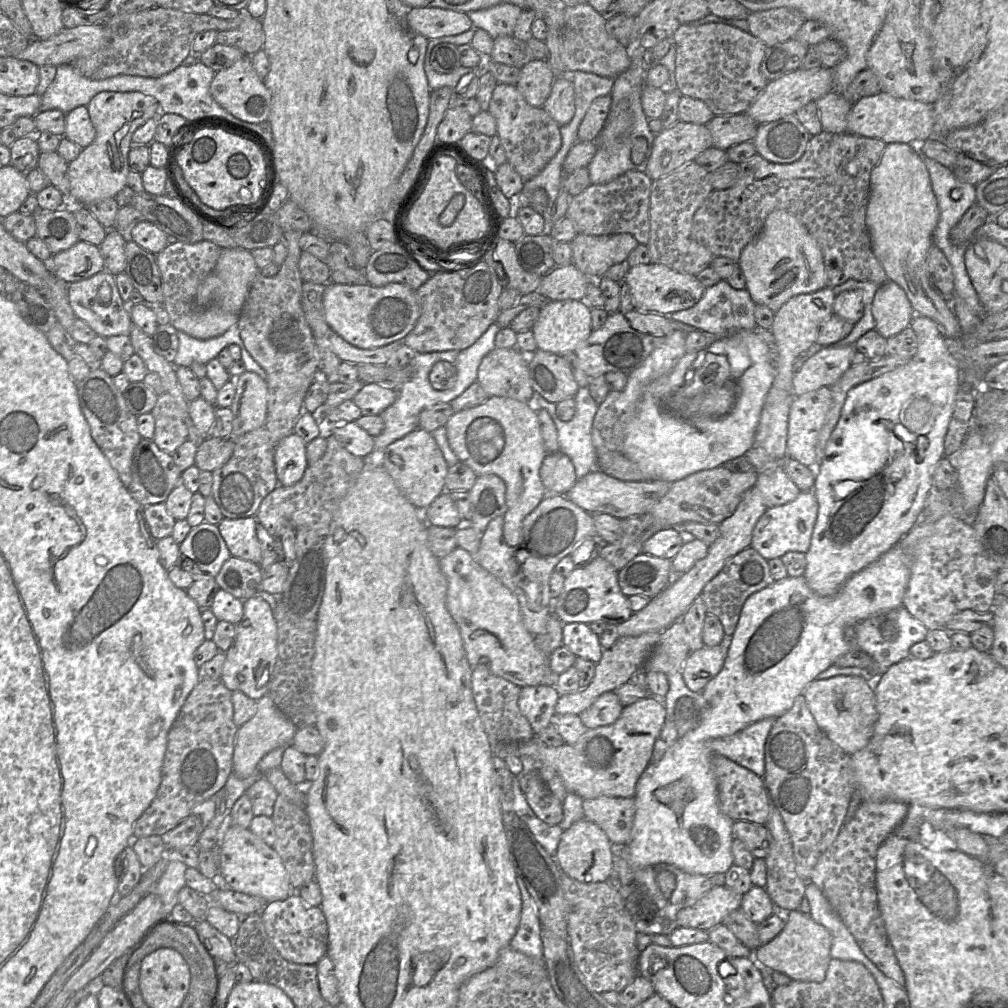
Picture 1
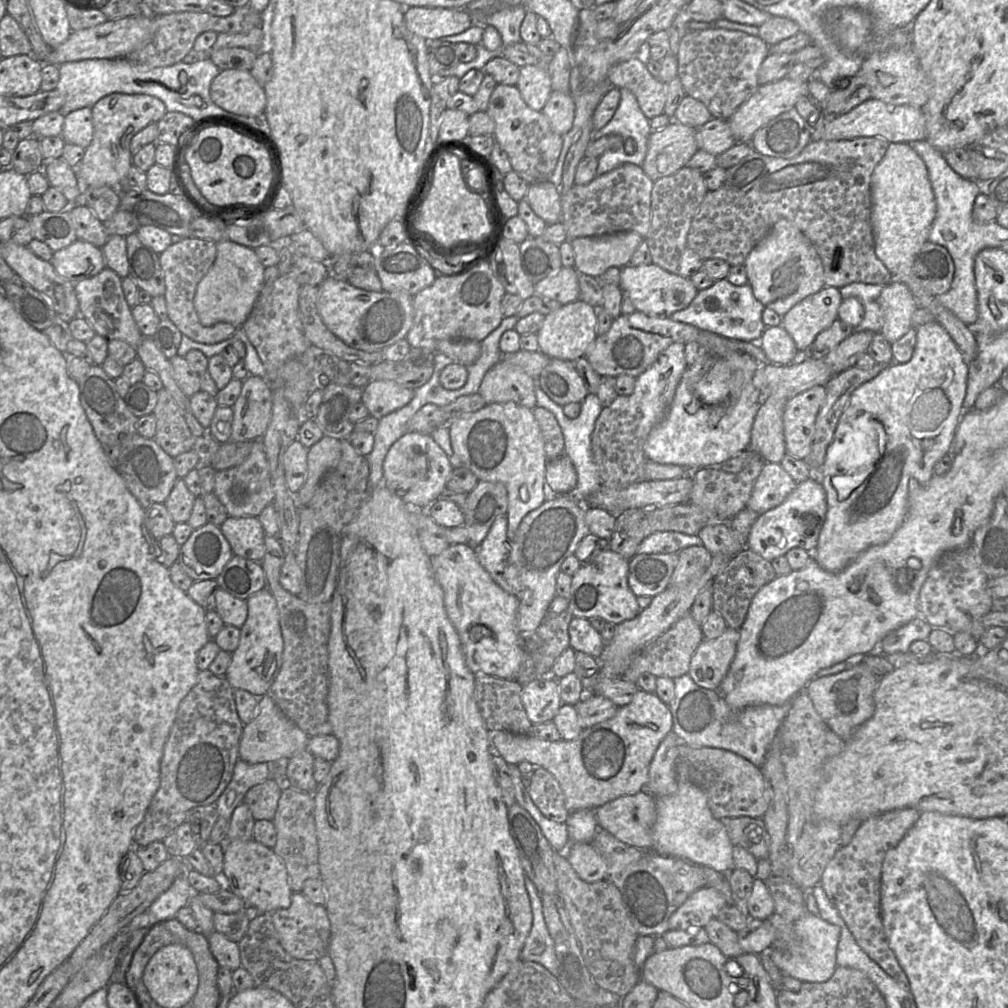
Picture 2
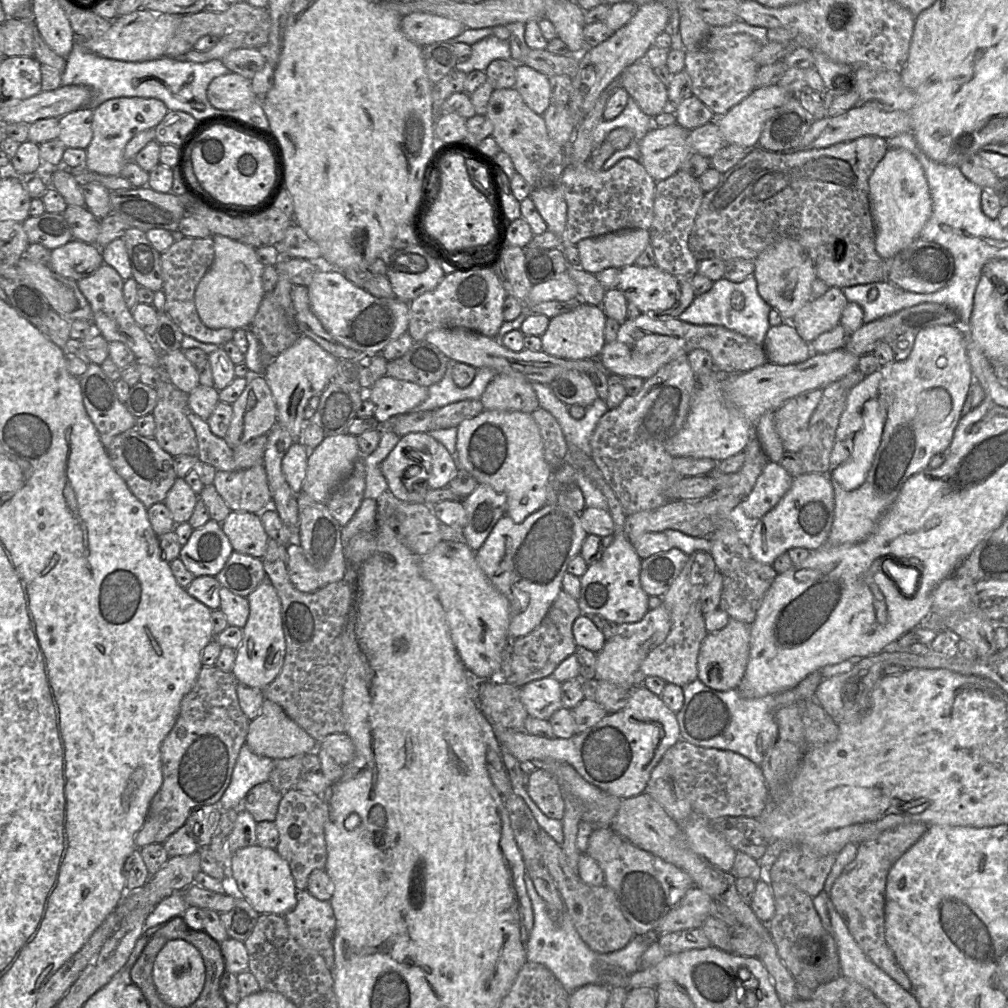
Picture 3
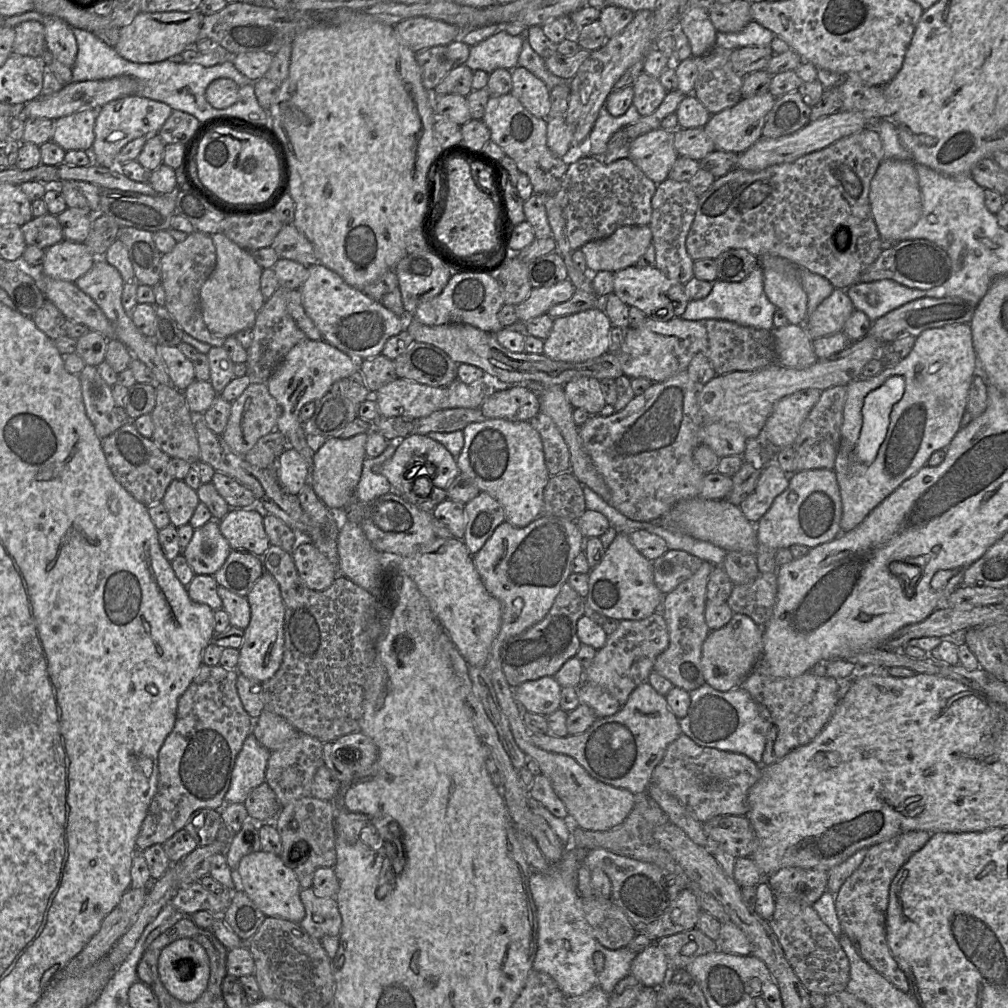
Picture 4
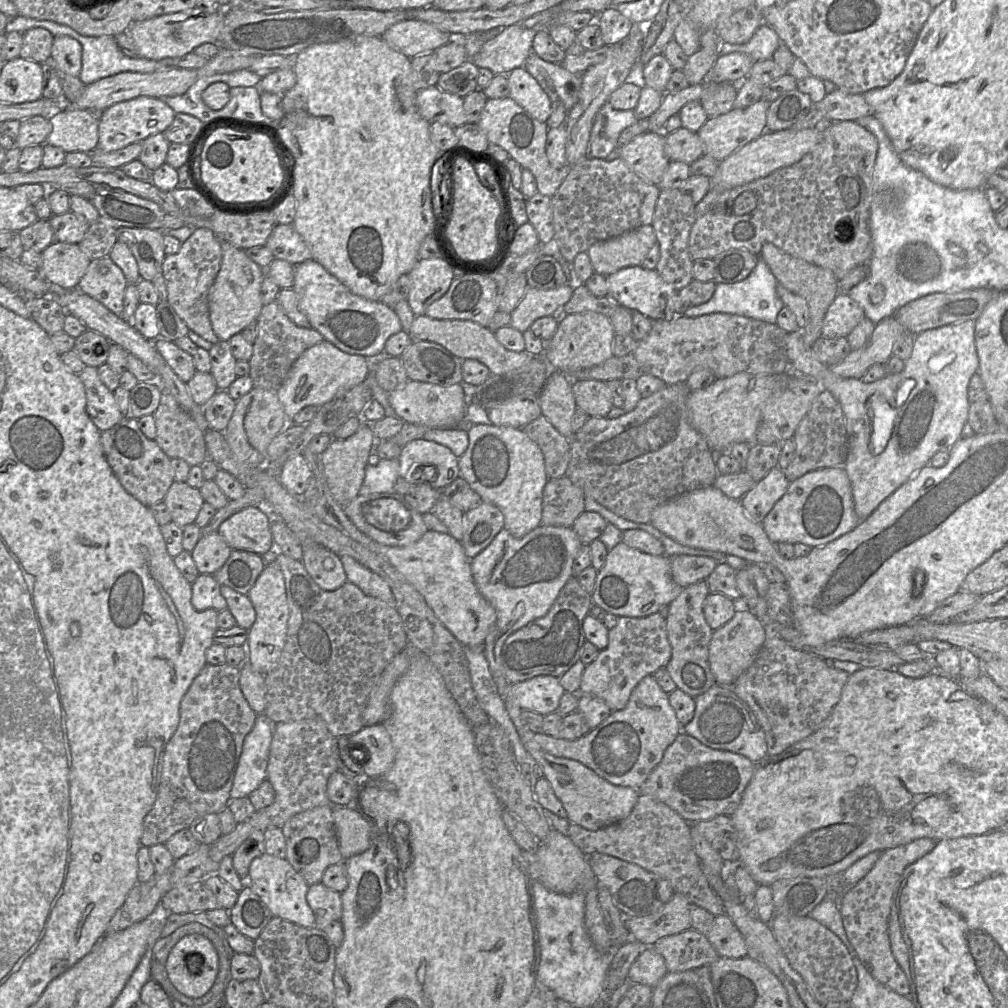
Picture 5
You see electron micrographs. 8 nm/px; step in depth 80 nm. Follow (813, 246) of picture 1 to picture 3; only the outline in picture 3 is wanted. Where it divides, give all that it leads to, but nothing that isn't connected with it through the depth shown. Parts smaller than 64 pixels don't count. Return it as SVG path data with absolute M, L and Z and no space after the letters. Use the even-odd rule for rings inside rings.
M784 238L760 253L754 260L754 277L759 295L771 308L780 312L785 322L812 299L812 283L817 278L814 264L806 249L792 238Z

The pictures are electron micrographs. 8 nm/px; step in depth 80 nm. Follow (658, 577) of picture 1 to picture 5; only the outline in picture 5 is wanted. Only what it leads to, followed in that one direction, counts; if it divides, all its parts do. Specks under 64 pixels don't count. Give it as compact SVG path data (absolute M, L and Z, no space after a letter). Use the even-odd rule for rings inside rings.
M678 555L670 558L671 574L674 582L685 588L698 581L707 581L719 564L712 558L703 556Z

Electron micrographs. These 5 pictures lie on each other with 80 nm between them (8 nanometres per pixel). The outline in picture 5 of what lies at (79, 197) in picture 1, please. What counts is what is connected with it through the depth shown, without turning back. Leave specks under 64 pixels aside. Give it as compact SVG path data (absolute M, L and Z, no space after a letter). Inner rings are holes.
M139 96L111 105L98 113L97 151L112 152L132 143L142 142L149 136L163 133L173 122L176 113L162 99Z

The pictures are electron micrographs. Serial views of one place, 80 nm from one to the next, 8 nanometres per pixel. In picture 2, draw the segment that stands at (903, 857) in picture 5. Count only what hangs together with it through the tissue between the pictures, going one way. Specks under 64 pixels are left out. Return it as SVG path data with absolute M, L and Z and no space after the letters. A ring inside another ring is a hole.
M913 808L896 809L861 822L851 842L840 847L826 866L820 885L858 945L888 975L909 989L909 980L890 948L881 918L881 873L886 853L896 847L919 819Z

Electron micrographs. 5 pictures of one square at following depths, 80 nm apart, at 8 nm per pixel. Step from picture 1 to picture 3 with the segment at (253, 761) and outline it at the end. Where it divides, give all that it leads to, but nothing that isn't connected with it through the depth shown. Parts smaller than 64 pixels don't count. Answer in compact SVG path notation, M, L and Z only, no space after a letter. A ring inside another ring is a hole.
M268 699L263 701L259 715L250 721L245 743L256 755L272 760L313 752L318 744L313 737L288 717L278 704Z

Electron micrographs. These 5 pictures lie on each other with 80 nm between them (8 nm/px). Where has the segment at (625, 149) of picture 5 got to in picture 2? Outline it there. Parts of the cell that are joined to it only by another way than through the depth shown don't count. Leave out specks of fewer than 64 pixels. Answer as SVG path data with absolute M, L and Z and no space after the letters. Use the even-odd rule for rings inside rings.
M672 120L666 127L654 130L649 136L647 153L642 164L645 174L654 182L669 176L686 166L699 150L696 142L696 129Z

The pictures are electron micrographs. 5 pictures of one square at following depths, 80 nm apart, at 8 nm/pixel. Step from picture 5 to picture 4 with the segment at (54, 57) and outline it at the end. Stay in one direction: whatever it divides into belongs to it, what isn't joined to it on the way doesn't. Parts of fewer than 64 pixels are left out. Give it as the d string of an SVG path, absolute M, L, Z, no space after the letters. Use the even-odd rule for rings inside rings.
M53 16L44 19L46 49L68 67L74 65L77 56L77 41L70 27L64 20Z

